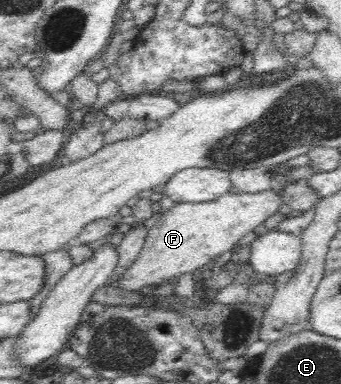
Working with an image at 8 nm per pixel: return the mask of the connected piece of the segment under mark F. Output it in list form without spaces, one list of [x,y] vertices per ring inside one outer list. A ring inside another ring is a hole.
[[[273,189],[257,193],[227,193],[221,198],[198,204],[174,203],[168,212],[155,215],[149,224],[142,252],[118,282],[118,289],[144,292],[175,282],[183,274],[196,275],[226,251],[236,247],[246,234],[279,212],[282,194]]]

